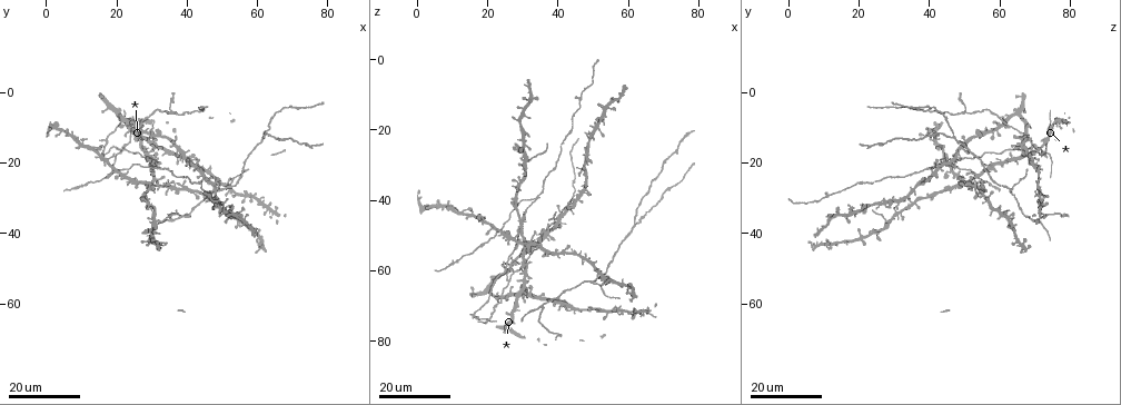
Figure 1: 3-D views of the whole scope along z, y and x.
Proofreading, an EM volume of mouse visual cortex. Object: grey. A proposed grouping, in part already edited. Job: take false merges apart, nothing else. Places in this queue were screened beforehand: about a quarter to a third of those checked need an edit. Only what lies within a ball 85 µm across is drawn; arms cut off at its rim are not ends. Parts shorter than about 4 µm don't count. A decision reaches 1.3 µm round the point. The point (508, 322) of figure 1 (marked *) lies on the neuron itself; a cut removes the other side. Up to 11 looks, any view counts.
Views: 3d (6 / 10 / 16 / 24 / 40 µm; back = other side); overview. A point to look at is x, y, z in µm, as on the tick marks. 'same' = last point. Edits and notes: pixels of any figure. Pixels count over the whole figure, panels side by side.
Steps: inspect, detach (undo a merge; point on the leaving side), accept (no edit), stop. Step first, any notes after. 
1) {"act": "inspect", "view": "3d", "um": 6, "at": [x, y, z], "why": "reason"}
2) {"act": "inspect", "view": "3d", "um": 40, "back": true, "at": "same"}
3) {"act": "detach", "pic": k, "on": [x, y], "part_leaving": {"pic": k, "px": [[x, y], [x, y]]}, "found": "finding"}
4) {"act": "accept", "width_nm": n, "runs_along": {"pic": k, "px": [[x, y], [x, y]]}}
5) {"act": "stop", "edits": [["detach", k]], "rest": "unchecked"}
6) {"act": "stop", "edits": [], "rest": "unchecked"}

{"act": "inspect", "view": "3d", "um": 24, "at": [33.5, 21.0, 40.5], "why": "arms part here"}

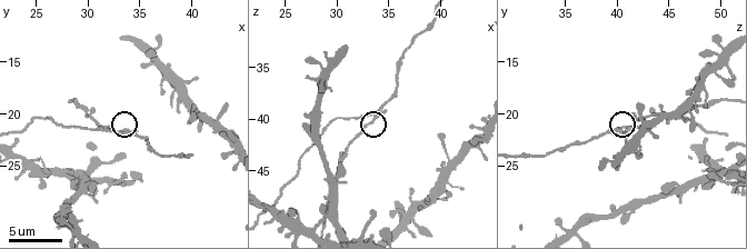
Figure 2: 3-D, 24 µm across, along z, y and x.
{"act": "inspect", "view": "3d", "um": 10, "at": [33.6, 21.6, 40.2], "why": "closer look"}

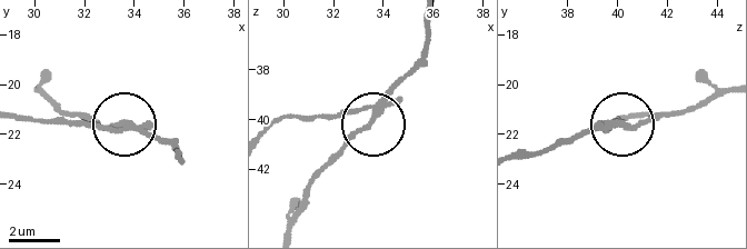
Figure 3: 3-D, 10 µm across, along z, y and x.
{"act": "detach", "pic": 3, "on": [348, 112], "arms": 3, "part_leaving": {"pic": 3, "px": [[379, 105], [272, 123]]}, "found": "a second neuron is stuck on"}

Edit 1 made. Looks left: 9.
{"act": "inspect", "view": "overview"}

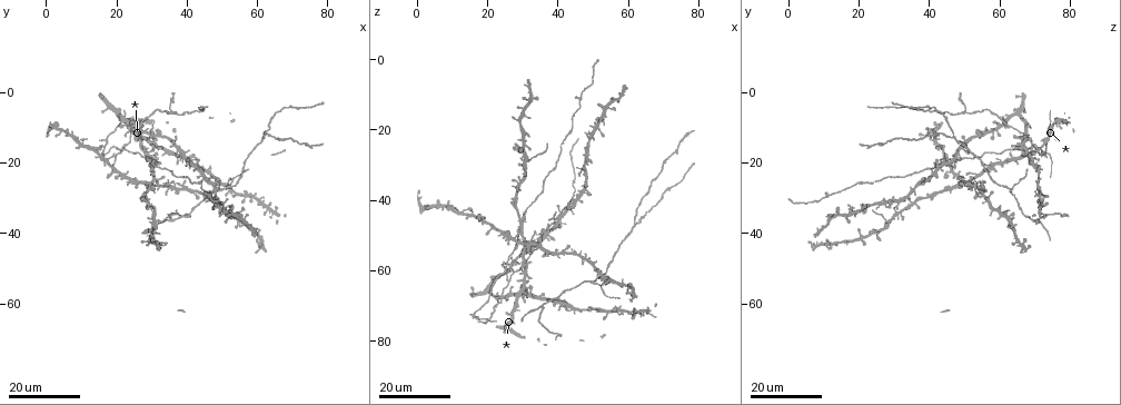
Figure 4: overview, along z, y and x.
{"act": "inspect", "view": "3d", "um": 24, "at": [62.5, 12.5, 47.5], "why": "two arms in line, one across"}

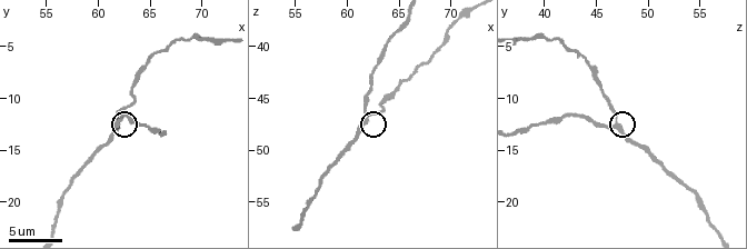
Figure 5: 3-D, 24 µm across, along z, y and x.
{"act": "inspect", "view": "3d", "um": 10, "at": [61.6, 12.4, 47.2]}

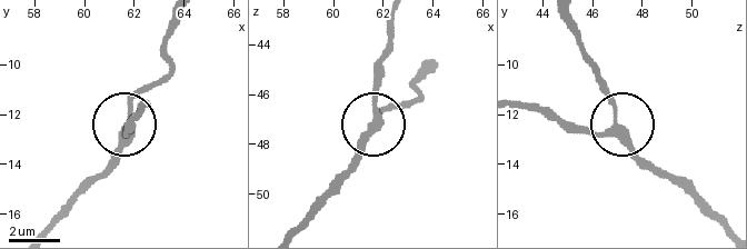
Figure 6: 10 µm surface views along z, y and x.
{"act": "inspect", "view": "3d", "um": 10, "back": true, "at": [61.7, 12.5, 46.9]}

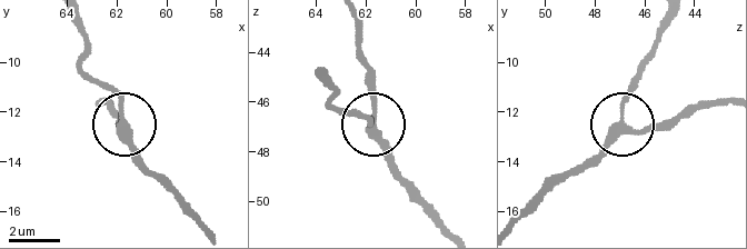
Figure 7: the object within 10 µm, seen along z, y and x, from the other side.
{"act": "accept", "arms": 3, "runs_along": {"pic": 7, "px": [[210, 230], [147, 167], [119, 102], [91, 73]]}, "found": "one neuron here"}

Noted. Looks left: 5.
{"act": "inspect", "view": "3d", "um": 16, "at": [31.0, 36.0, 28.5]}

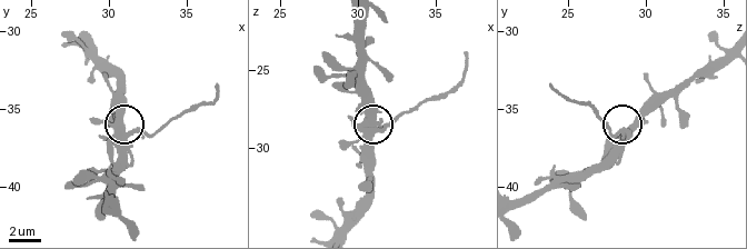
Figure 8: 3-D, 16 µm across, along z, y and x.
{"act": "inspect", "view": "3d", "um": 10, "at": [31.4, 36.6, 28.8]}

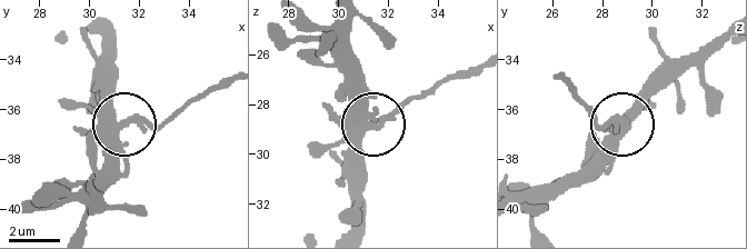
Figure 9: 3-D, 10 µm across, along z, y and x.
{"act": "detach", "pic": 9, "on": [143, 117], "part_leaving": {"pic": 9, "px": [[112, 128], [168, 123], [206, 93], [225, 87]]}, "found": "two neurons meet here"}

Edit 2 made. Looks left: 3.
{"act": "inspect", "view": "overview"}

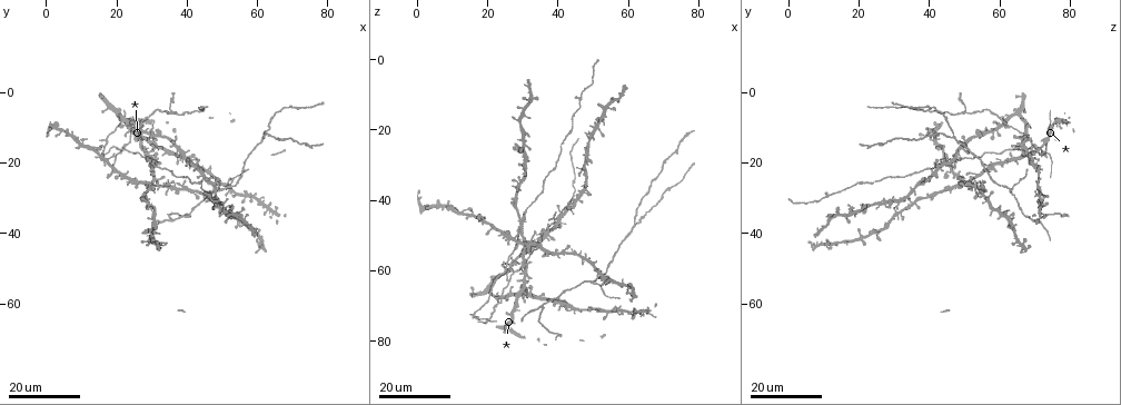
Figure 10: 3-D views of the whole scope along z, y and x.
{"act": "inspect", "view": "3d", "um": 16, "at": [46.5, 29.5, 11.0], "why": "two arms in line, one across"}

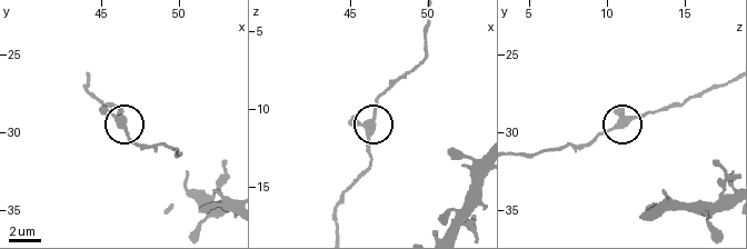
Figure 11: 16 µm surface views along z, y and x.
{"act": "inspect", "view": "3d", "um": 10, "at": [46.4, 29.6, 10.8]}

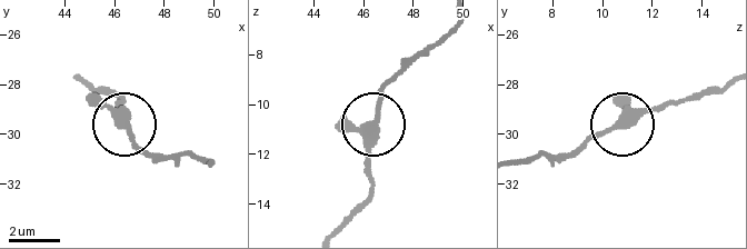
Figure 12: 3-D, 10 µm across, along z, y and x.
{"act": "accept", "width_nm": 300, "found": "one neuron here"}

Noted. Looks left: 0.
{"act": "stop", "edits": [["detach", 3], ["detach", 9]], "rest": "unchecked"}

